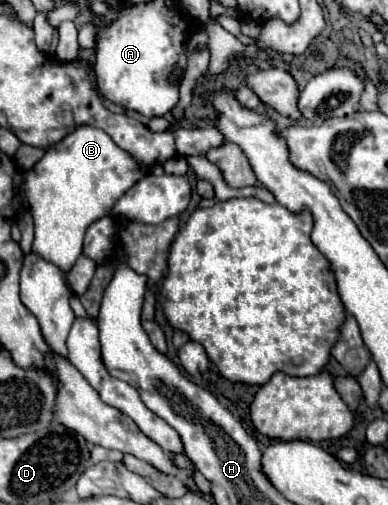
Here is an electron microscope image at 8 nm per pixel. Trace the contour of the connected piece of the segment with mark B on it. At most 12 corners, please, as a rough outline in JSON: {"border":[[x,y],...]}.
{"border":[[83,125],[23,171],[33,253],[67,271],[147,175]]}

